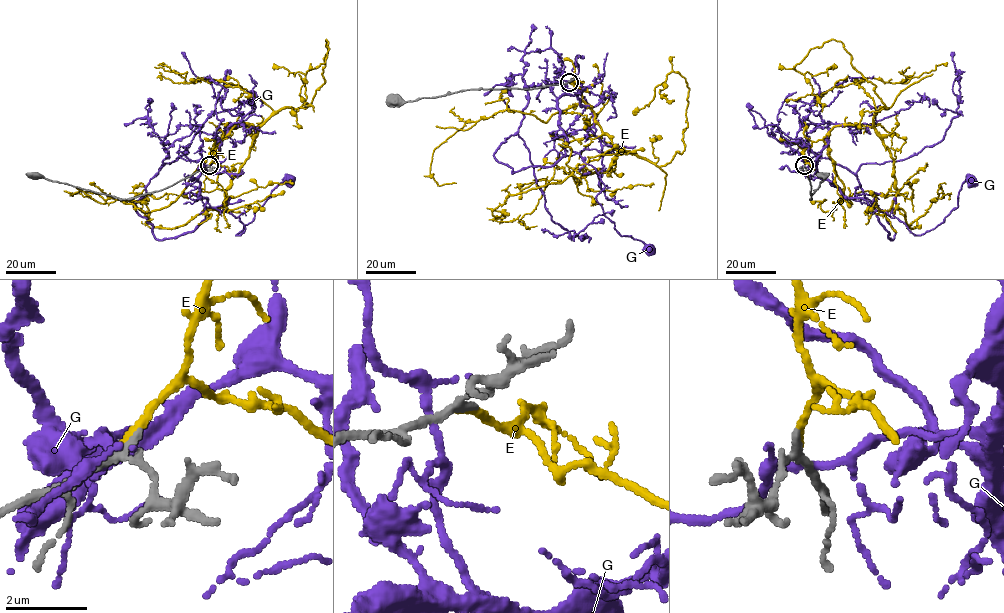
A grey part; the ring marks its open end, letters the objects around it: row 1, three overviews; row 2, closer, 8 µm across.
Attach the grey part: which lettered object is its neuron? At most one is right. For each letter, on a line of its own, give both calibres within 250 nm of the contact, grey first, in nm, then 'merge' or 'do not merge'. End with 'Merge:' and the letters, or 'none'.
E: 180/180 nm | do not merge
G: 150/160 nm | do not merge
Merge: none

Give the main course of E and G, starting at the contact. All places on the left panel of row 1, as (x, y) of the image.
E: (208, 165), (234, 126), (311, 102), (326, 39), (299, 95), (314, 111)
G: (206, 167), (197, 178), (199, 197), (240, 218), (245, 231), (236, 235), (271, 192), (289, 180)

